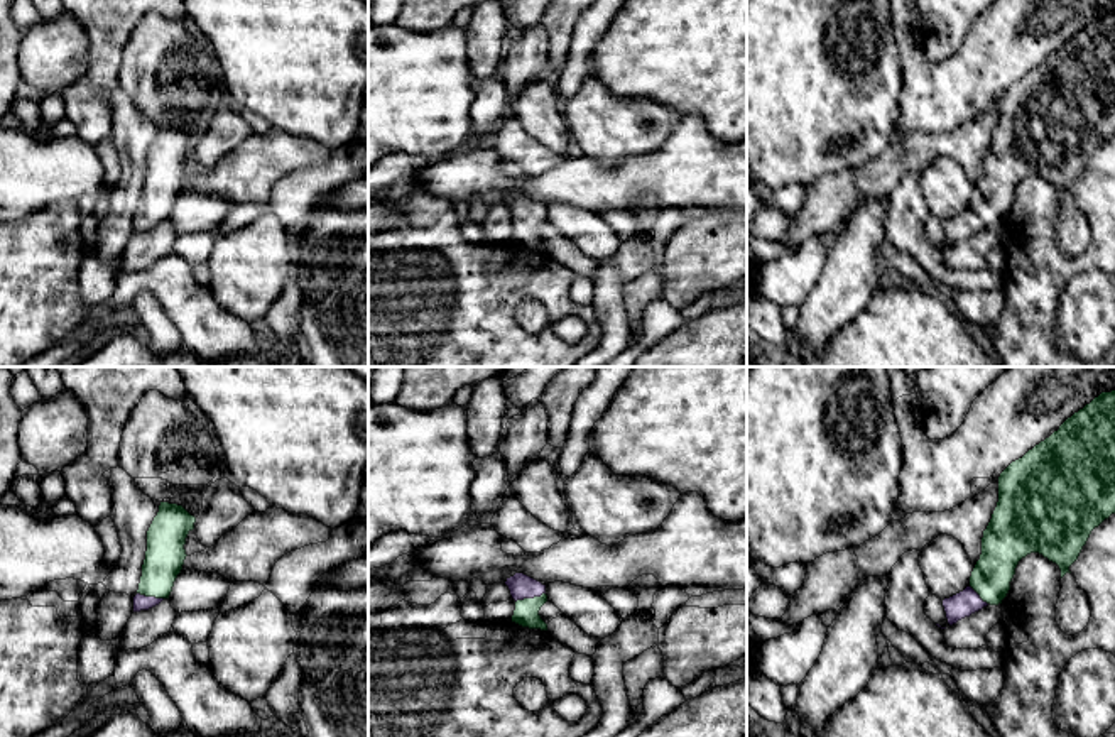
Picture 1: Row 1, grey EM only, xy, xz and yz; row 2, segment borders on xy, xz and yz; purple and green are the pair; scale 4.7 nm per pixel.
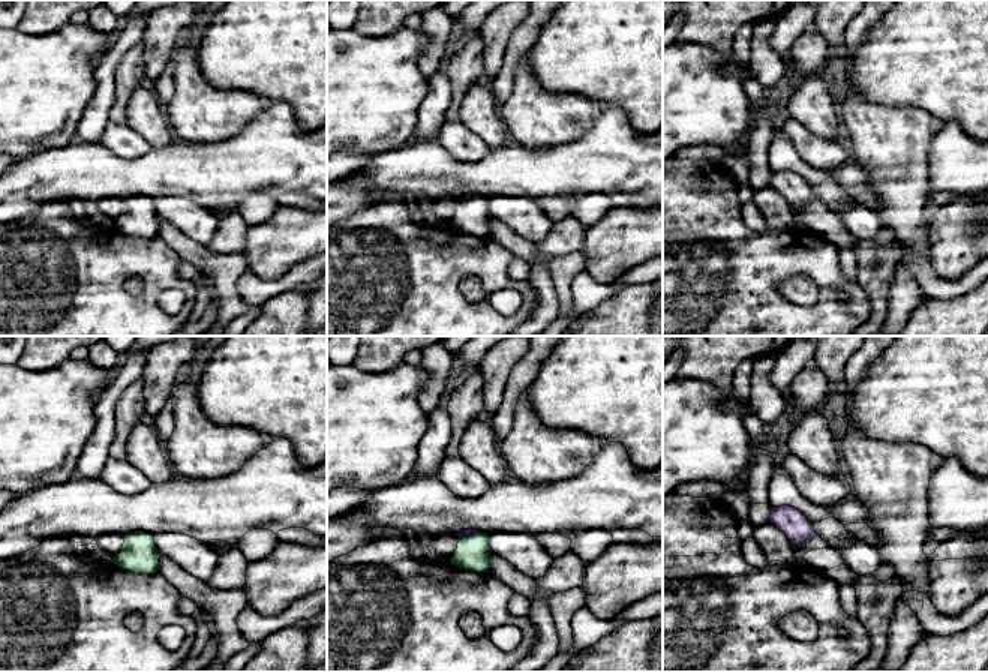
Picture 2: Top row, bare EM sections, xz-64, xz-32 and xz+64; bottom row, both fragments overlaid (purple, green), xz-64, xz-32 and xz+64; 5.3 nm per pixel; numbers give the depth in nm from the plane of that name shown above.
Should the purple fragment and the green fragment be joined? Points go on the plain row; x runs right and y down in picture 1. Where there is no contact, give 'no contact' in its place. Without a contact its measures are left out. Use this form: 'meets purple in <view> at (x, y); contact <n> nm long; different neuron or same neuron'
meets purple in xz at (529, 218); contact 150 nm long; same neuron

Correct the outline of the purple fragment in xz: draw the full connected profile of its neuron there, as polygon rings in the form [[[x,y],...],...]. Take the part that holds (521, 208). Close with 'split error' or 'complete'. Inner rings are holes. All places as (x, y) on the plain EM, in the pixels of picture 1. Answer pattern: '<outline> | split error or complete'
[[[524,194],[507,199],[505,206],[515,221],[512,243],[529,250],[547,252],[547,245],[539,237],[541,228],[547,223],[546,206]]] | split error

